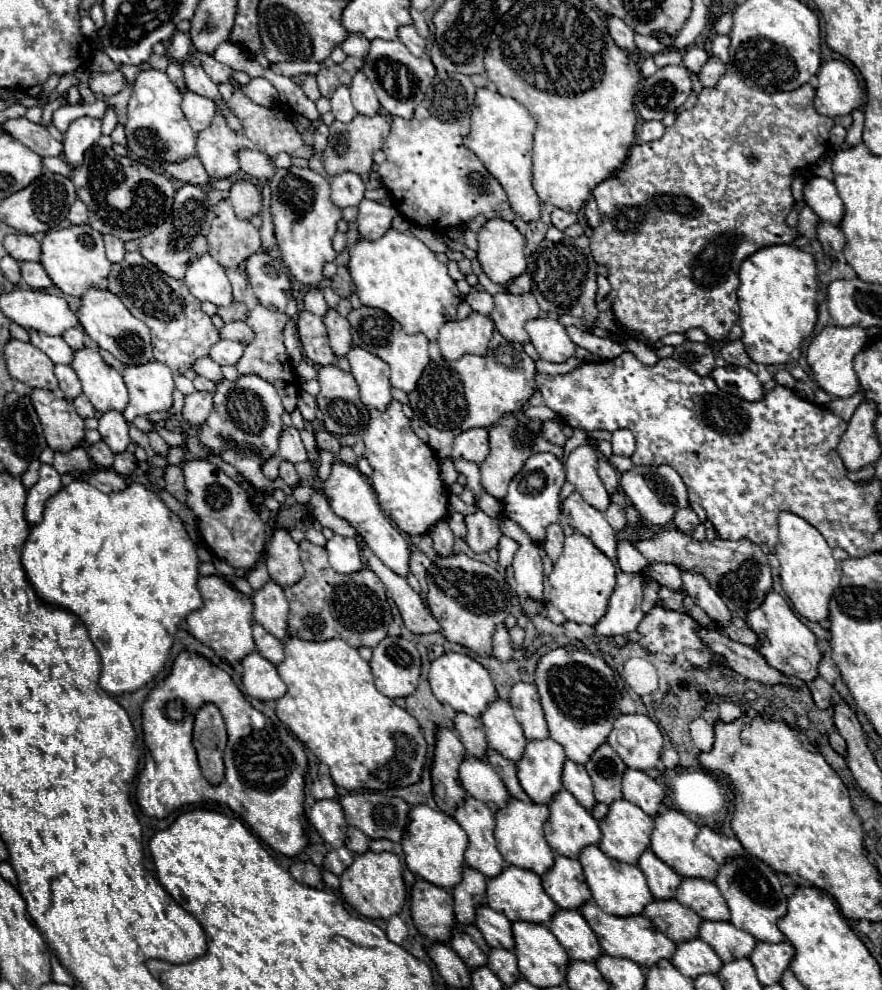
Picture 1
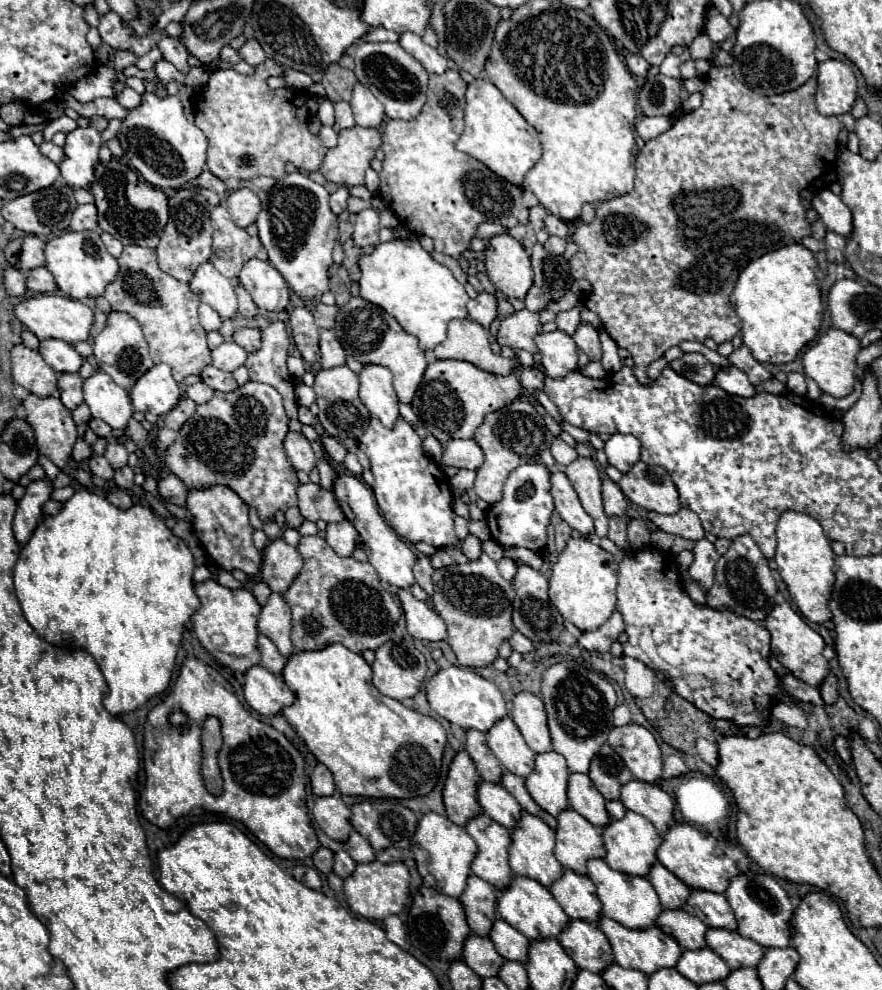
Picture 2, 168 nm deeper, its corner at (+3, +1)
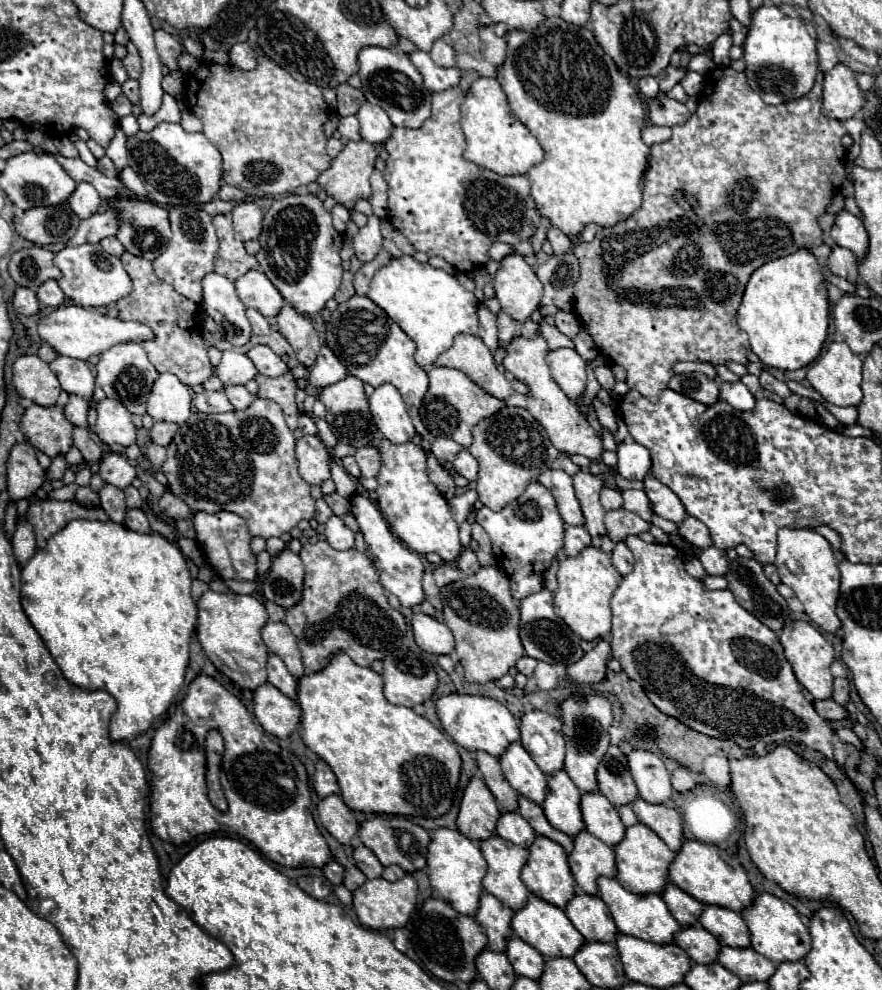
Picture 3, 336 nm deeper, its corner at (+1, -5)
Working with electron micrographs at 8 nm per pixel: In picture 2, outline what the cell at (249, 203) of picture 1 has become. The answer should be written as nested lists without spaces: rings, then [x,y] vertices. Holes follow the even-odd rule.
[[[248,188],[232,190],[224,204],[226,204],[232,220],[234,220],[240,228],[246,228],[246,226],[250,226],[252,222],[256,222],[256,216],[258,216],[258,212],[260,212],[260,200],[258,200],[258,196],[256,196],[252,190],[248,190]]]

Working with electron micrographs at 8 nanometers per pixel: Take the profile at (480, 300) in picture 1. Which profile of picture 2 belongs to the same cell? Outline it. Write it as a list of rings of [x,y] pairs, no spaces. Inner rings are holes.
[[[480,292],[474,300],[468,300],[468,316],[488,328],[498,318],[496,298],[488,292]]]

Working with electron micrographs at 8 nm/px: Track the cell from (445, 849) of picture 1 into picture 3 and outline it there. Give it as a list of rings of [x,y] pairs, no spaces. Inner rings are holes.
[[[438,828],[432,832],[432,842],[428,846],[428,878],[430,886],[448,902],[456,912],[476,916],[482,888],[482,878],[486,874],[486,860],[480,852],[480,846],[468,840],[458,830]]]

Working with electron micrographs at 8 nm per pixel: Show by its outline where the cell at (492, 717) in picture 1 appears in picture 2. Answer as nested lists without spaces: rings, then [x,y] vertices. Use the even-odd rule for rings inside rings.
[[[510,716],[498,720],[488,732],[486,742],[492,754],[500,760],[504,770],[526,778],[534,768],[534,752],[528,748],[524,736]]]

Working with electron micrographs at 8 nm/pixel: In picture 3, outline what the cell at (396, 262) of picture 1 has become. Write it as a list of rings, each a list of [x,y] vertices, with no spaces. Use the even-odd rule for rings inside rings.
[[[412,256],[392,258],[388,266],[380,268],[372,282],[368,298],[376,302],[416,344],[414,360],[418,366],[430,366],[436,358],[448,350],[456,334],[478,332],[478,300],[472,292],[460,286],[460,282],[430,264],[416,262]]]

